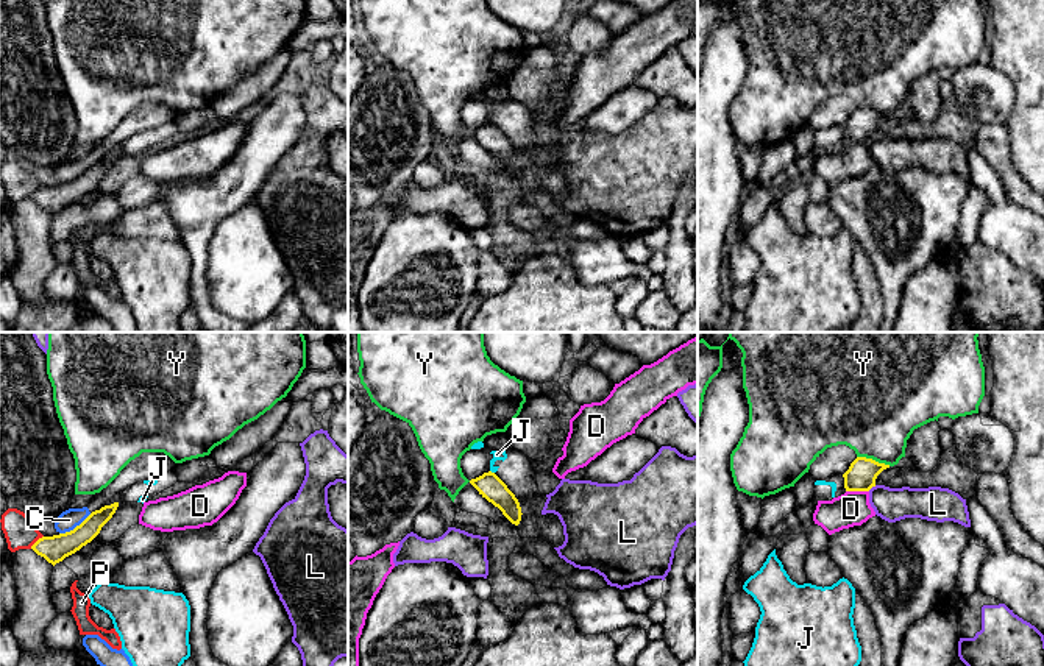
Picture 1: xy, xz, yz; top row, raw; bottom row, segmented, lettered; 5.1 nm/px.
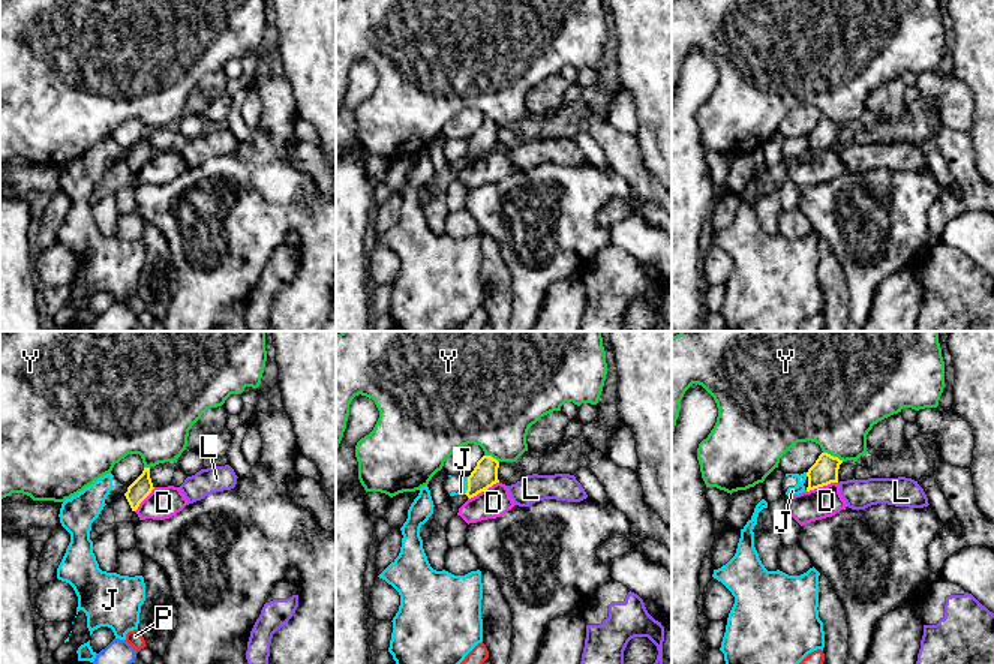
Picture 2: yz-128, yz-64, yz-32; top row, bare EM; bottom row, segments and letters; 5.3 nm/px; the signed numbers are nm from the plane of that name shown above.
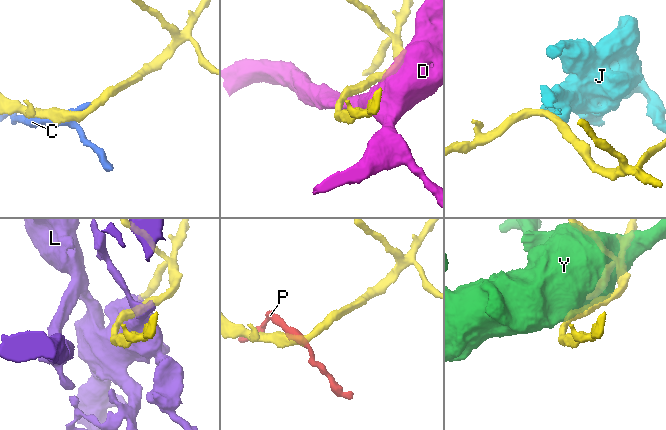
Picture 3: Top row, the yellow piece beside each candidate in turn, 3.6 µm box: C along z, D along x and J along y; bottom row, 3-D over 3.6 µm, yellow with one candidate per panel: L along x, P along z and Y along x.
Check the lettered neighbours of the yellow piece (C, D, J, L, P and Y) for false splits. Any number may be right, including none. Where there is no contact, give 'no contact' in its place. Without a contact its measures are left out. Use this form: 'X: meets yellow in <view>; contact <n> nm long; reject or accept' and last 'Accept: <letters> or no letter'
C: meets yellow in xy; contact 200 nm long; reject
D: meets yellow in yz; contact 120 nm long; reject
J: meets yellow in xz; contact 30 nm long; reject
L: meets yellow in yz; contact 50 nm long; reject
P: meets yellow in xy; contact 100 nm long; reject
Y: meets yellow in yz; contact 180 nm long; reject
Accept: no letter

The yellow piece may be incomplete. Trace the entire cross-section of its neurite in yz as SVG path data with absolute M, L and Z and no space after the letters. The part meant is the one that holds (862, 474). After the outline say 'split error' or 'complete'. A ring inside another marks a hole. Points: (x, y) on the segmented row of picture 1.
M857 457L843 474L846 491L869 491L875 487L877 476L886 468L890 468L890 465L866 457Z | complete

